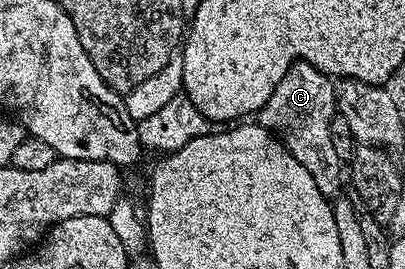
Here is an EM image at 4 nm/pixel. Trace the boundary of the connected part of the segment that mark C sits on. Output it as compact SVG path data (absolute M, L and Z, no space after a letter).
M293 61L284 79L276 83L276 91L268 95L268 103L256 115L256 124L274 134L299 163L308 167L308 175L328 199L337 198L338 188L344 185L344 162L337 157L336 147L332 147L330 127L336 115L335 86L331 78L308 62Z

